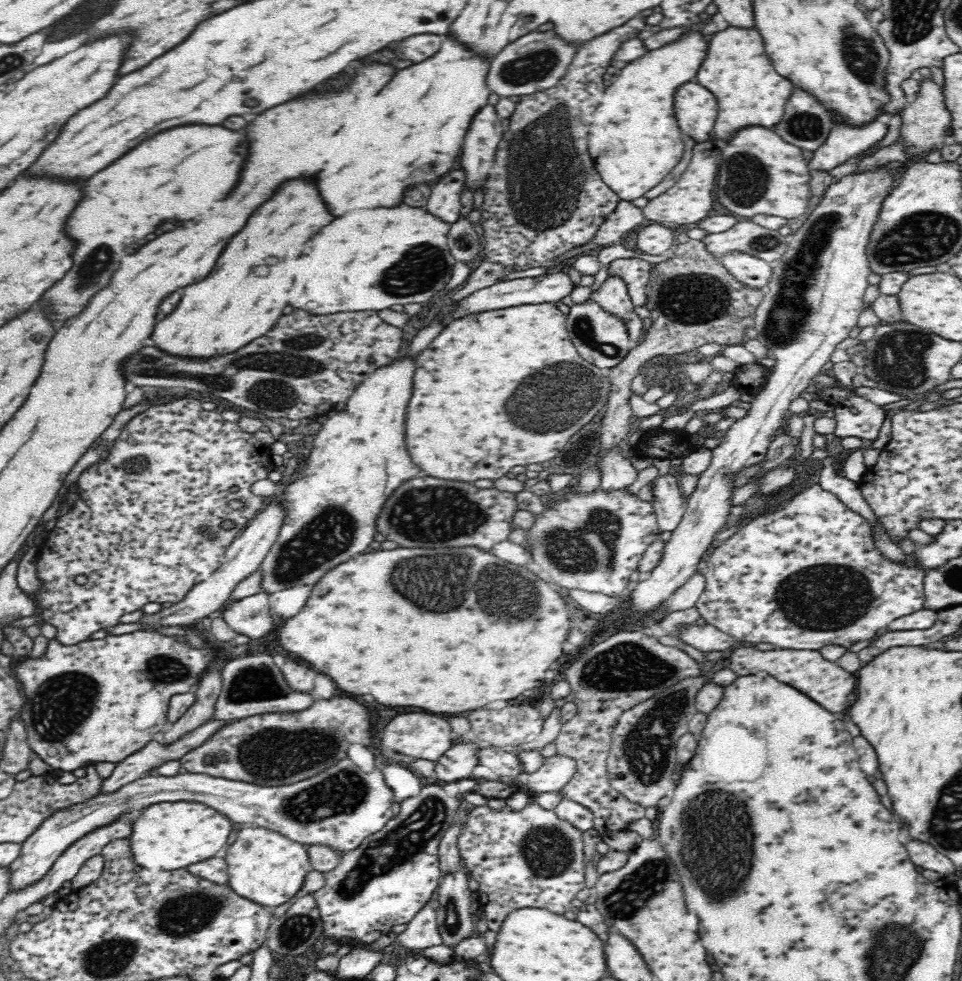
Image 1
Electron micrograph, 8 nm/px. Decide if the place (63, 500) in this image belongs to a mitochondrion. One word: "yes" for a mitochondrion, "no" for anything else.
no

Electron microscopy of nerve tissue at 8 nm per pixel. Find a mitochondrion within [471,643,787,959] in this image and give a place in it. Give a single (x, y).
(715, 841)

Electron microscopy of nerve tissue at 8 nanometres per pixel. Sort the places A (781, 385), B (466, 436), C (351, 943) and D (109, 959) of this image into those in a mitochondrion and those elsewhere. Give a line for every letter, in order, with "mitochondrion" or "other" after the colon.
A: other
B: other
C: other
D: mitochondrion

